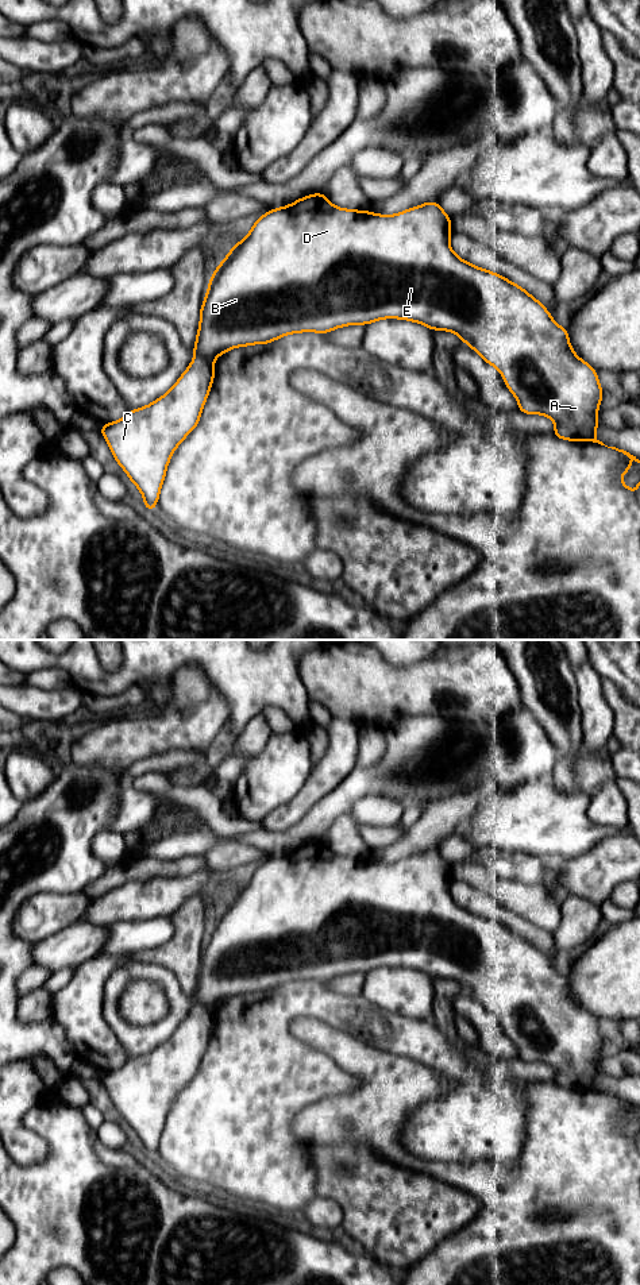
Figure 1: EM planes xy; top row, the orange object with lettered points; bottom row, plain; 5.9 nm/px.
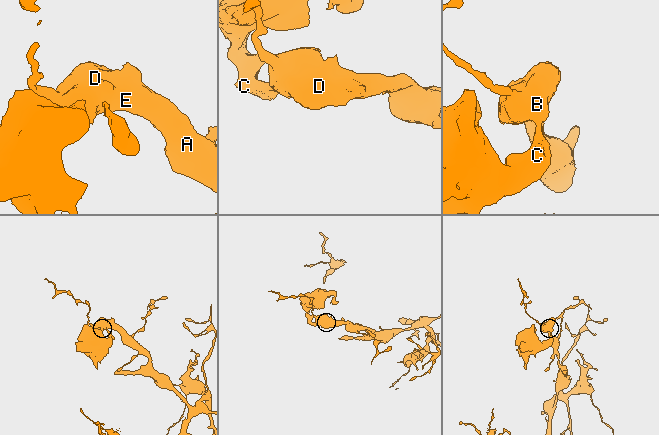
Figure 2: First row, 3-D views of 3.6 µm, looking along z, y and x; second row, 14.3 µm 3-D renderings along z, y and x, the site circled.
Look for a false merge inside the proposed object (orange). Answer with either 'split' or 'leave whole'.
split

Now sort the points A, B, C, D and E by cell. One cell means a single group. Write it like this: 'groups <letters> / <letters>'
groups A B D E / C

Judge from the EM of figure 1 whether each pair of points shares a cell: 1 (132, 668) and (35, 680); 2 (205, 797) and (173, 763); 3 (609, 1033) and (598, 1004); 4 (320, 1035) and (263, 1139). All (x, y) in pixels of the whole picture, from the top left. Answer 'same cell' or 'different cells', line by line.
1: different cells
2: different cells
3: different cells
4: different cells

